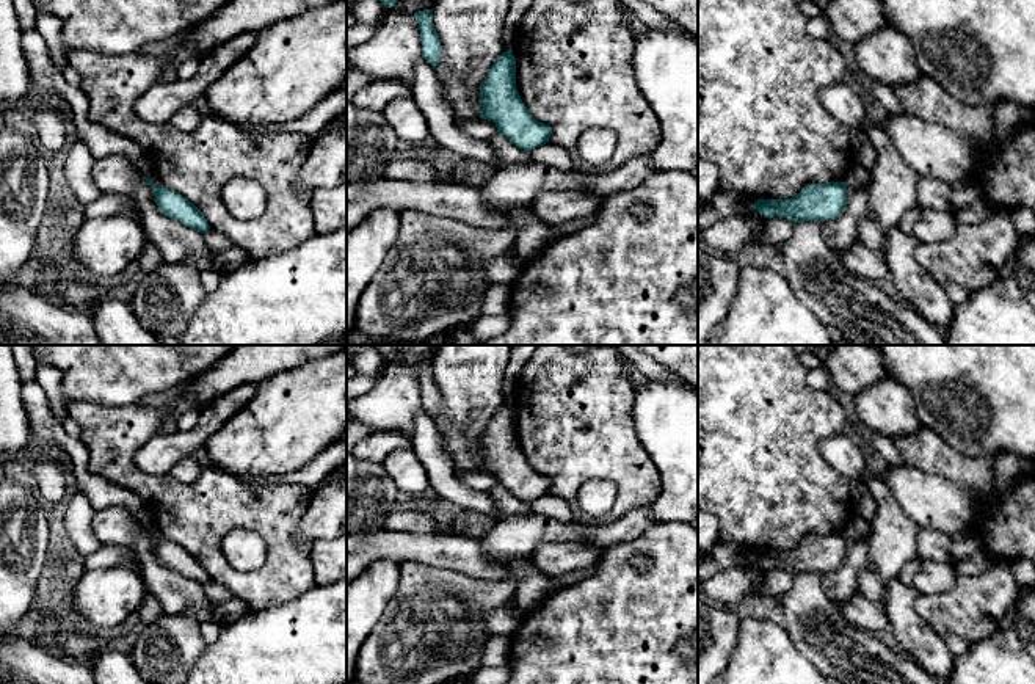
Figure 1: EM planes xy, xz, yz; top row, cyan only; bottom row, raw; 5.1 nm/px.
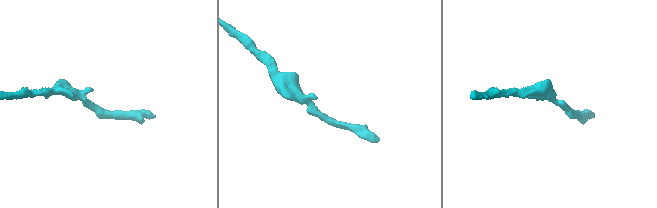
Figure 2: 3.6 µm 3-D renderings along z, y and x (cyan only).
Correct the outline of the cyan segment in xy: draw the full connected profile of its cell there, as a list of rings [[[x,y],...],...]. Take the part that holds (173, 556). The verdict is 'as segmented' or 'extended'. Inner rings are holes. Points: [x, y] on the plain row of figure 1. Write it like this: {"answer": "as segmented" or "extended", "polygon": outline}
{"answer": "as segmented", "polygon": [[[143,527],[143,530],[154,541],[155,554],[162,565],[165,565],[169,569],[179,571],[185,577],[201,585],[210,580],[202,563],[193,554],[190,554],[185,548],[166,538],[155,537],[154,532],[146,527]]]}

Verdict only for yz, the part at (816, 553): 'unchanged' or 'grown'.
unchanged

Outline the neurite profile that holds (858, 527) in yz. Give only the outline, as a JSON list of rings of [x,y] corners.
[[[853,511],[852,519],[844,530],[844,538],[847,541],[864,540],[864,538],[870,540],[870,530],[872,530],[870,522],[861,518],[858,511]]]

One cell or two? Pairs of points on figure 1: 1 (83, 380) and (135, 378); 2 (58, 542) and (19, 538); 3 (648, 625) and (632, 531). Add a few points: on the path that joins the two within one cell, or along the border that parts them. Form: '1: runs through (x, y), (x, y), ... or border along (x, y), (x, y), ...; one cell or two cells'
1: runs through (96, 378), (123, 378); one cell
2: border along (55, 534), (46, 565); two cells
3: border along (653, 523), (639, 537), (617, 543), (604, 553); two cells

